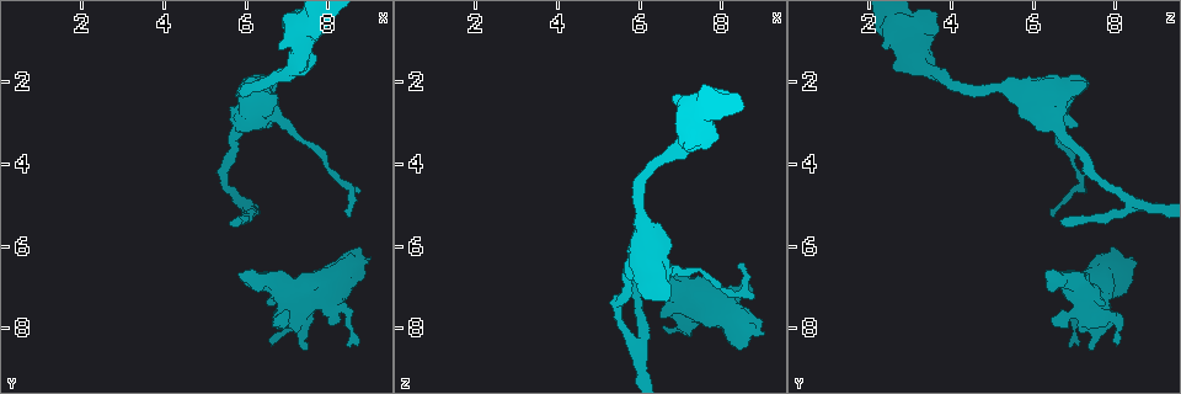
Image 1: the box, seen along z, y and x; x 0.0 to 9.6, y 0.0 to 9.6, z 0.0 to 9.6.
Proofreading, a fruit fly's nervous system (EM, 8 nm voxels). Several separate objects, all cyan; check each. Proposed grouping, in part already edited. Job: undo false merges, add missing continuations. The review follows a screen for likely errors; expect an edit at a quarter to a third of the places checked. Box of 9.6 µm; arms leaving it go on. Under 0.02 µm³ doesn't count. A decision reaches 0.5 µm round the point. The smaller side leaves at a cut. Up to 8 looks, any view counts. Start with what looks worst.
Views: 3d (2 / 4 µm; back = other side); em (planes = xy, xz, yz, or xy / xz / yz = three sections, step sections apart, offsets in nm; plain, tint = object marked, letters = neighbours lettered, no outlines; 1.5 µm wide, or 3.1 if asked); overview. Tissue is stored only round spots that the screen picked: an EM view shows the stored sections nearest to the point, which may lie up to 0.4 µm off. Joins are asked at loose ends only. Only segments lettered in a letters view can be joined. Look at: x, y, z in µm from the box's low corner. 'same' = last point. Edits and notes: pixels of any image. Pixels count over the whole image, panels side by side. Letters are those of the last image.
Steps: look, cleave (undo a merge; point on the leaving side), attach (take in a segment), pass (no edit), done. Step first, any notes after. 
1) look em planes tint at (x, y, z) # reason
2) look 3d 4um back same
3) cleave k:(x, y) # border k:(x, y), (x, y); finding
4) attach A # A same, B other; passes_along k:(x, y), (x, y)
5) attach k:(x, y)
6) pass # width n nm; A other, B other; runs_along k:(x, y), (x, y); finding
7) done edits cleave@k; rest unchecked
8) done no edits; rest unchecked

look 3d 2um at (9.00, 6.30, 8.20) # thick end

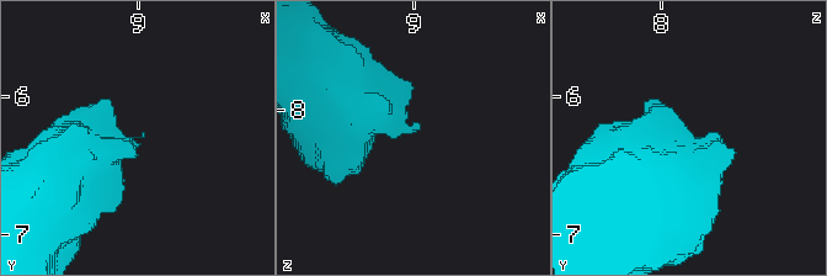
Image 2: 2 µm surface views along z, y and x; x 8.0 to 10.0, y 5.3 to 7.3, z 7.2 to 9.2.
look em xy step 8 letters at (9.06, 6.30, 8.12) # now the EM

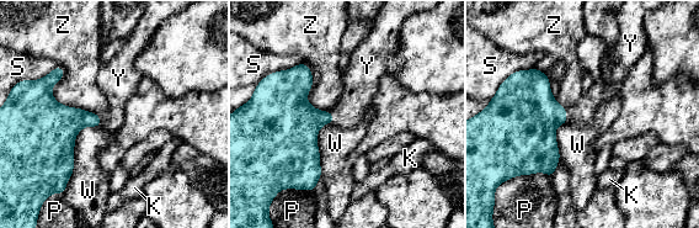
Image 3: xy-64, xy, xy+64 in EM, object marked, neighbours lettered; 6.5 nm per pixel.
attach Y # longest_contact Z 460 nm; K other, P other, S other, W other, Y same, Z other; the neuron continues

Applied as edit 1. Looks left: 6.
look 3d 4um at (5.60, 5.40, 6.75) # an open end

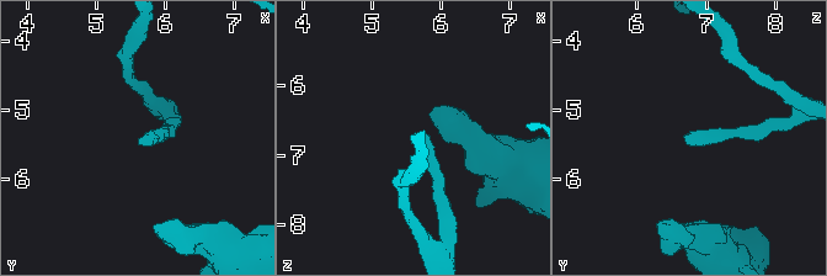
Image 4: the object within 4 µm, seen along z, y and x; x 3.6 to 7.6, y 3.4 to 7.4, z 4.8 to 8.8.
look em planes letters at (5.55, 5.45, 6.65)

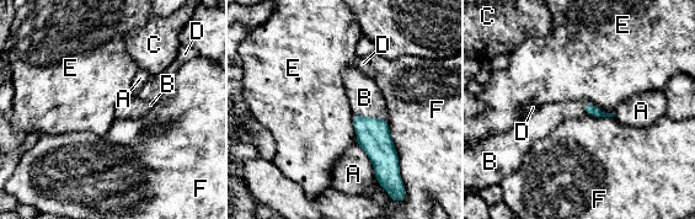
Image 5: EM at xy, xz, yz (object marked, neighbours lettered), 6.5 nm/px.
attach B # A other, B same, C other, D other, E other, F other; passes_along 5:(373, 134), (369, 117), (364, 97); the neuron continues

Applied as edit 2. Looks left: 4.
look em xy step 8 tint at (6.60, 2.95, 7.15) # an open end

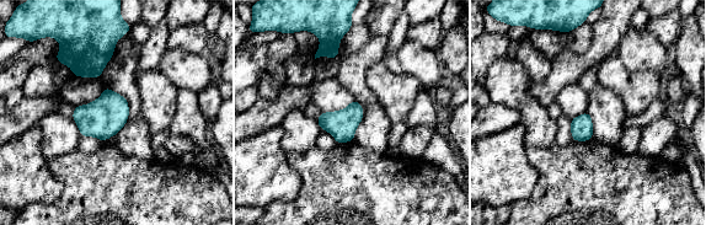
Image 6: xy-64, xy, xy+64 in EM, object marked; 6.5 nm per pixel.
look em planes letters same

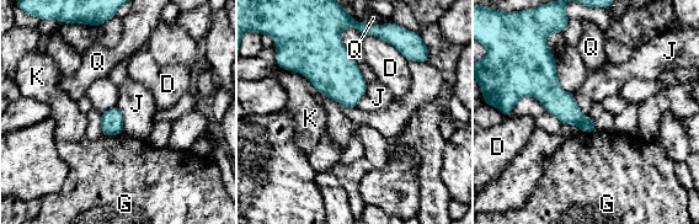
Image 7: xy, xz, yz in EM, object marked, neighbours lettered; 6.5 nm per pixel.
pass # D other, G other, J other, K other, Q other; no lettered segment goes on from it

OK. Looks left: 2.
done edits attach@3, attach@5; rest unchecked

